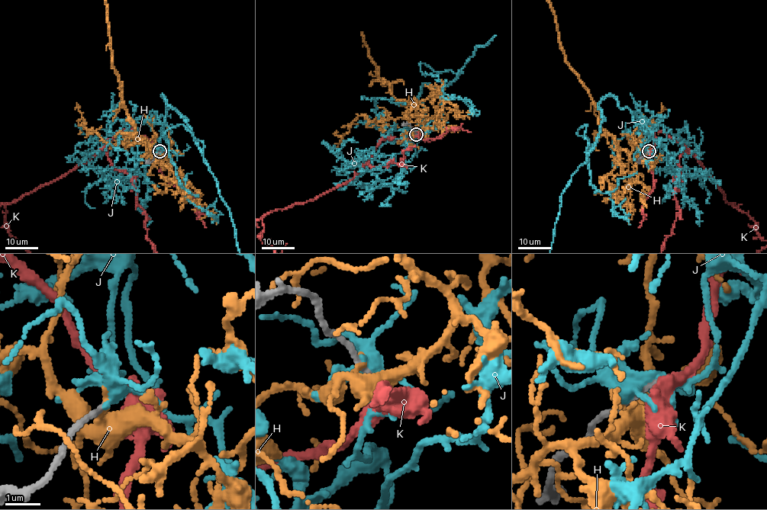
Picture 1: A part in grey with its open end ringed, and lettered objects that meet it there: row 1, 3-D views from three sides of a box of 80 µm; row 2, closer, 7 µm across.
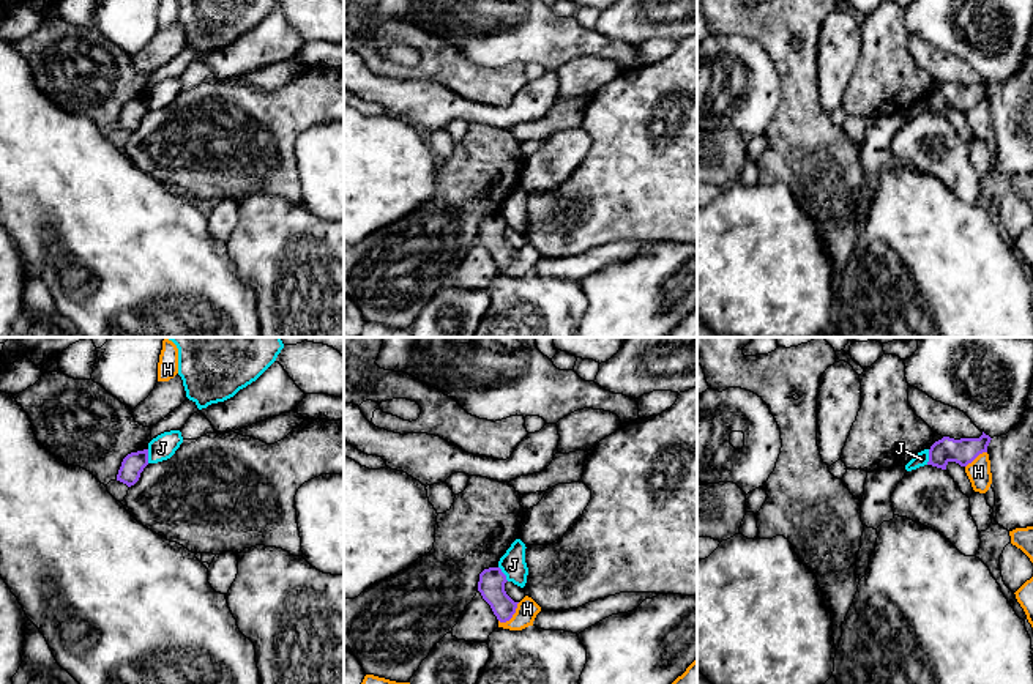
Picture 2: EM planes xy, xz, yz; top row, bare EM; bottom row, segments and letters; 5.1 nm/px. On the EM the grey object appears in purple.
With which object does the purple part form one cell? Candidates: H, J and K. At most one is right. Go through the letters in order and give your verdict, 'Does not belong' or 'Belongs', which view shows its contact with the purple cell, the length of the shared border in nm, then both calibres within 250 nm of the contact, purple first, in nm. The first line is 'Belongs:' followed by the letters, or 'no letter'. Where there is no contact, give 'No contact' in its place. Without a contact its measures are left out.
Belongs: no letter
H: Does not belong. Touches purple in xz. Shared border 150 nm. Thickness 140 nm (purple) against 110 nm
J: Does not belong. Touches purple in yz. Shared border 80 nm. Thickness 140 nm (purple) against 70 nm
K: Does not belong. No contact

